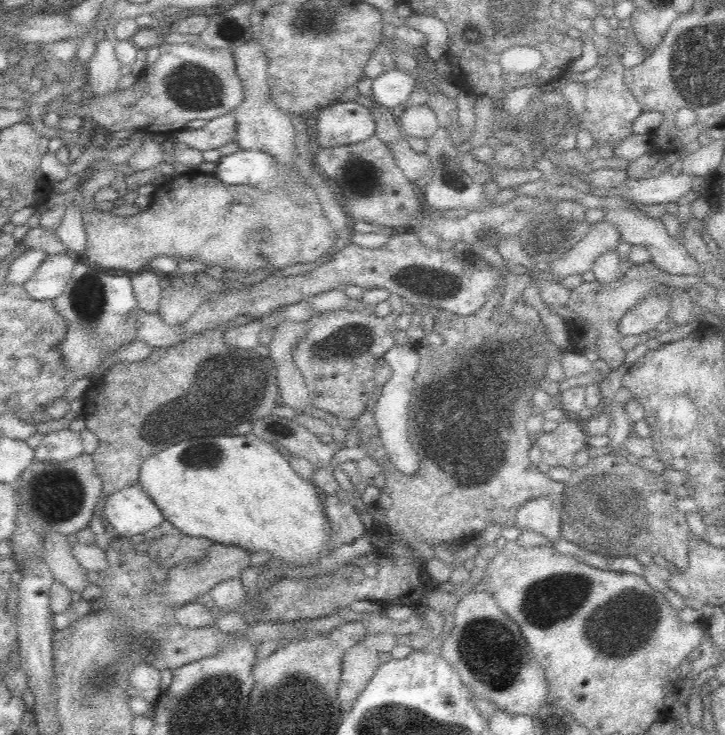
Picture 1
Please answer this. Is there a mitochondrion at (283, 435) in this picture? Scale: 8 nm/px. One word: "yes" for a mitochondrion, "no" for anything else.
no

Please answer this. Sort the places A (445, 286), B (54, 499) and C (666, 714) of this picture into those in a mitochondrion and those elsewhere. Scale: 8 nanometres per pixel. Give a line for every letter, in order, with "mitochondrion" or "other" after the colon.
A: mitochondrion
B: mitochondrion
C: other

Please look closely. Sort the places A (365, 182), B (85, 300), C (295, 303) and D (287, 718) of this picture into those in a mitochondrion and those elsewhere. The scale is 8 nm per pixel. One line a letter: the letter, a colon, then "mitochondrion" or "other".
A: mitochondrion
B: mitochondrion
C: other
D: mitochondrion

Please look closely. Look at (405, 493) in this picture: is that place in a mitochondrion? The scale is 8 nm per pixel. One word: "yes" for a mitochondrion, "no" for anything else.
no

